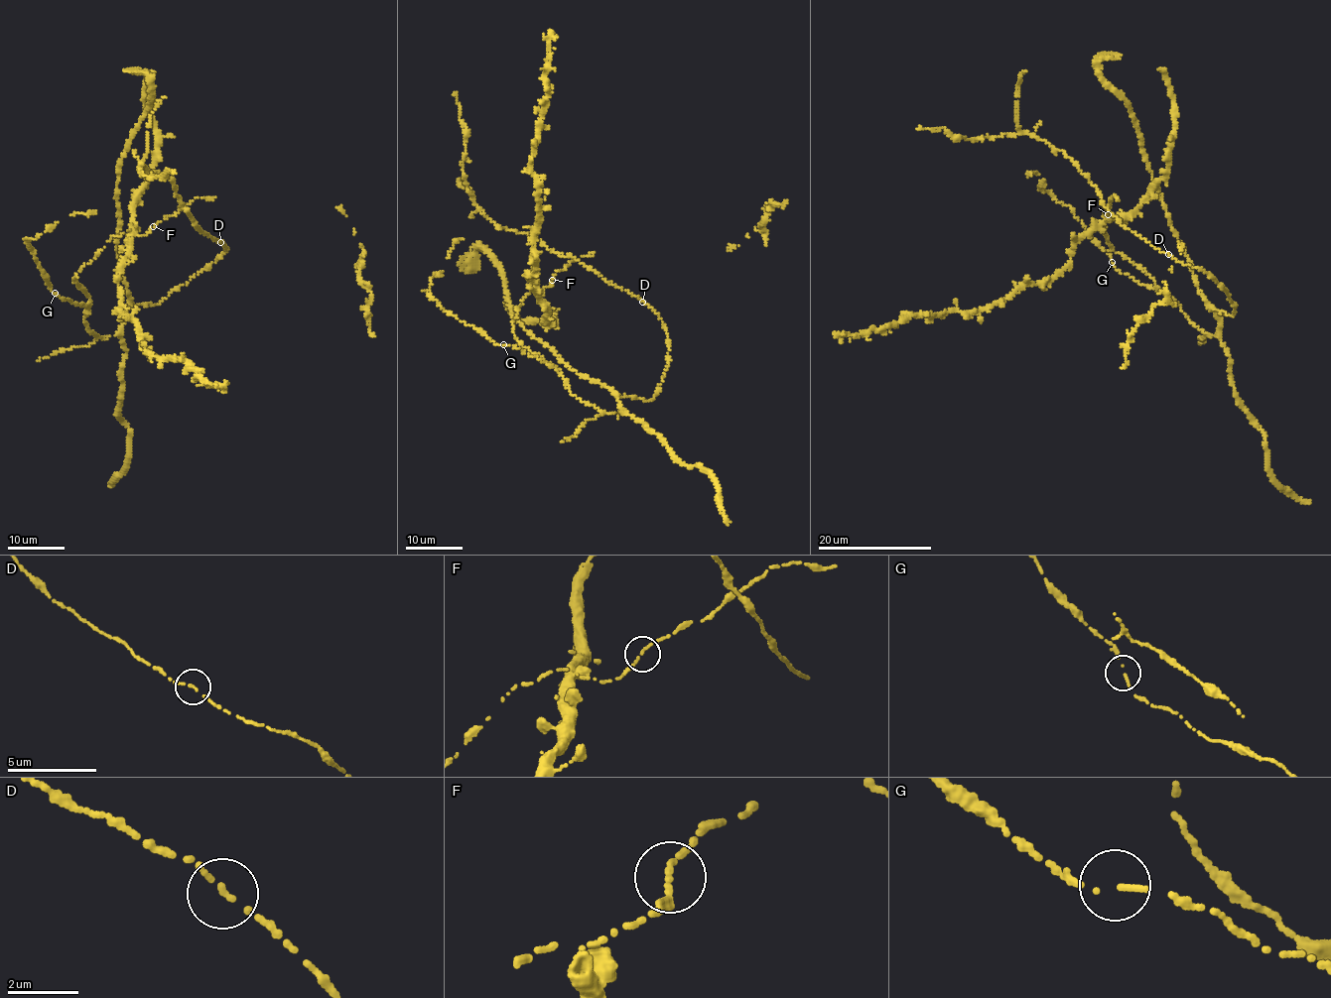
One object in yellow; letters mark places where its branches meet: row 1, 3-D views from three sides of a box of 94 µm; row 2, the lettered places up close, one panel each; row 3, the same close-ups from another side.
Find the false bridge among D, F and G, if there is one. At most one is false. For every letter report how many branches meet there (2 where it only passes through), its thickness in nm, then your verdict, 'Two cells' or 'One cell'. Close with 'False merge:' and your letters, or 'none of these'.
D: Branches: 2. Thickness 130 nm. One cell
F: Branches: 2. Thickness 150 nm. One cell
G: Branches: 2. Thickness 120 nm. One cell
False merge: none of these

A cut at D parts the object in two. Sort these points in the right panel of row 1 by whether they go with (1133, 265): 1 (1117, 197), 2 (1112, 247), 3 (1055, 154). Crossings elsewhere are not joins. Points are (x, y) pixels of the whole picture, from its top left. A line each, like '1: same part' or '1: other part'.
1: same part
2: same part
3: other part

